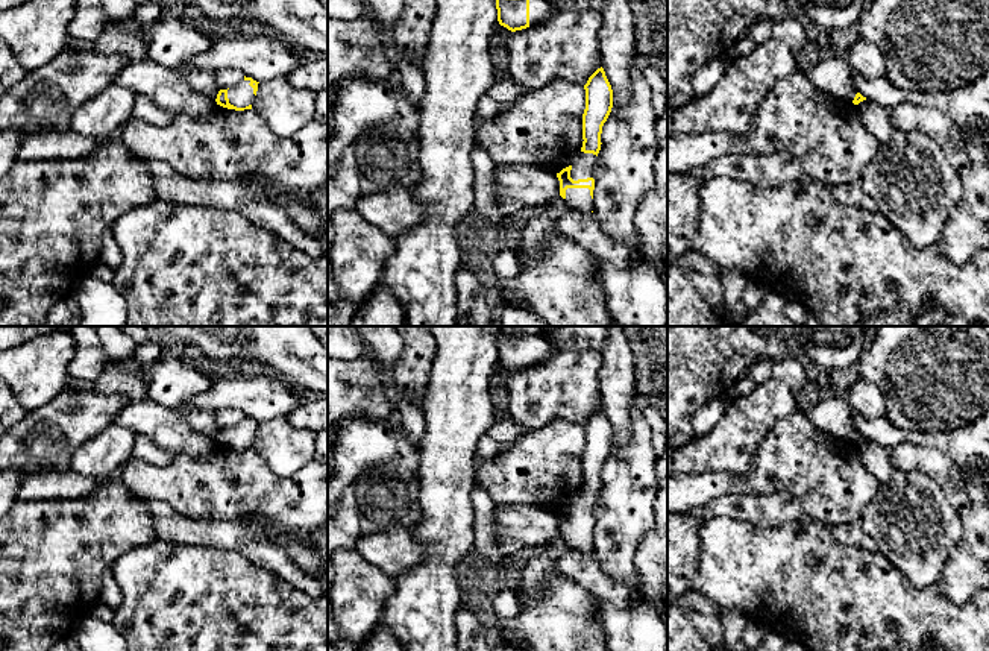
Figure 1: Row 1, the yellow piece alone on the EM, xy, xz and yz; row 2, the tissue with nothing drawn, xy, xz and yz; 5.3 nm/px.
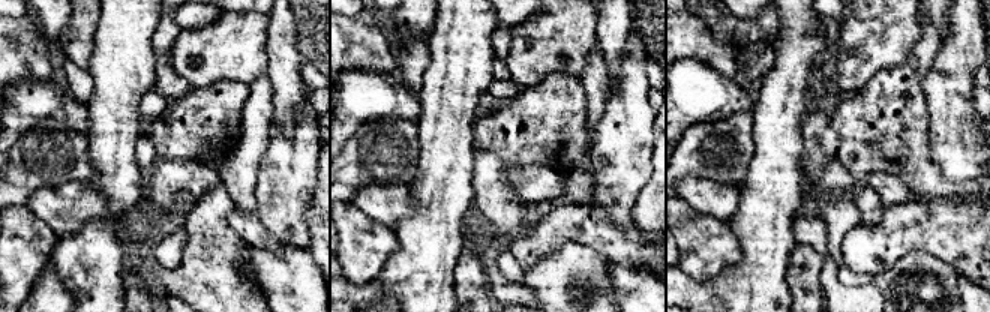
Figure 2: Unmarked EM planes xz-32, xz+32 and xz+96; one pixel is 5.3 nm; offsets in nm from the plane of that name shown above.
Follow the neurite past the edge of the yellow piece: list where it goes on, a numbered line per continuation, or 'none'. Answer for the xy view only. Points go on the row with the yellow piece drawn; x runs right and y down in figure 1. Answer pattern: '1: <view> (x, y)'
1: xy (241, 94)

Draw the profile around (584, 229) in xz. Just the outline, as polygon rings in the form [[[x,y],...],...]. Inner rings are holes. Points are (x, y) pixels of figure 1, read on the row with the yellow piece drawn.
[[[570,209],[558,215],[554,223],[554,232],[584,247],[596,259],[611,263],[617,267],[625,267],[637,261],[648,261],[651,264],[643,249],[628,246],[607,234],[601,228],[595,212]]]

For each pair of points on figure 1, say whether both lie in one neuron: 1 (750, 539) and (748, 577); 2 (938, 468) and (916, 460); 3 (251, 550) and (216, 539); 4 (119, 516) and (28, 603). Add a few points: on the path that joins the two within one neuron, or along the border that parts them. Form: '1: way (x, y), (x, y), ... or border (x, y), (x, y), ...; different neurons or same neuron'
1: way (750, 548), (748, 568); same neuron
2: way (933, 463), (921, 460); same neuron
3: way (241, 540), (225, 539); same neuron
4: way (96, 536), (50, 580); same neuron

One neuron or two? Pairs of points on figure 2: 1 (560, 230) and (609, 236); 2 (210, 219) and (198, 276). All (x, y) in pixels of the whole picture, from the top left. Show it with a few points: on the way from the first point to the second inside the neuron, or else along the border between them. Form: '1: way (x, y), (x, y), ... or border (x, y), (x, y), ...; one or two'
1: way (572, 230), (597, 233); one
2: way (209, 233), (207, 263); one

